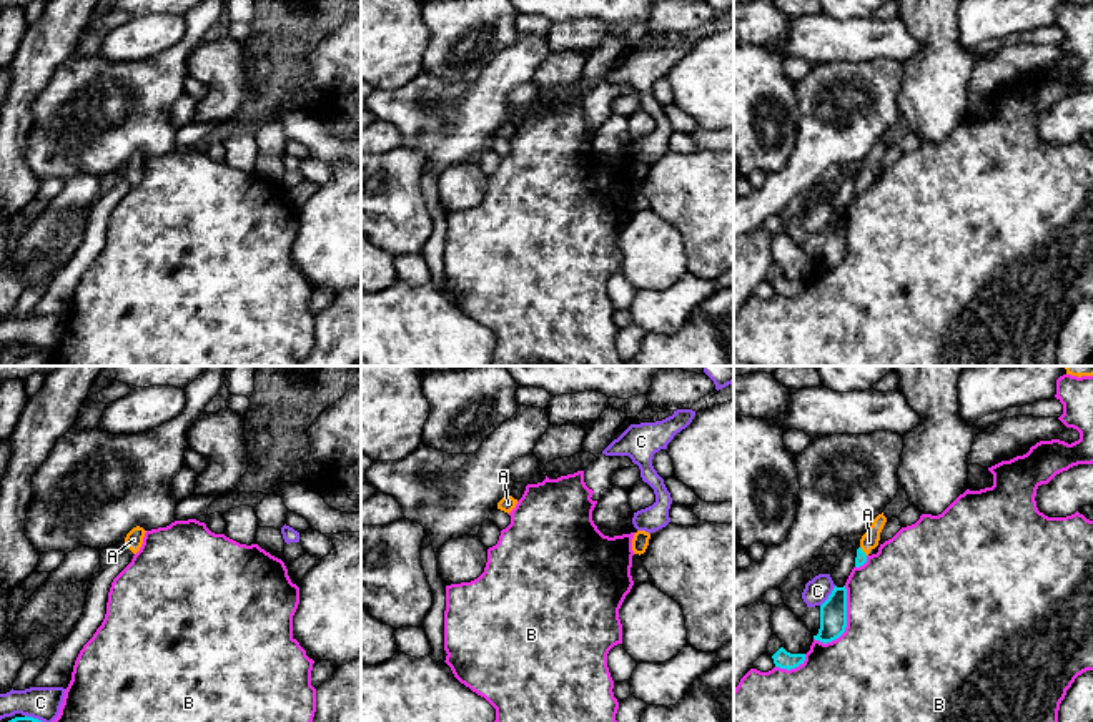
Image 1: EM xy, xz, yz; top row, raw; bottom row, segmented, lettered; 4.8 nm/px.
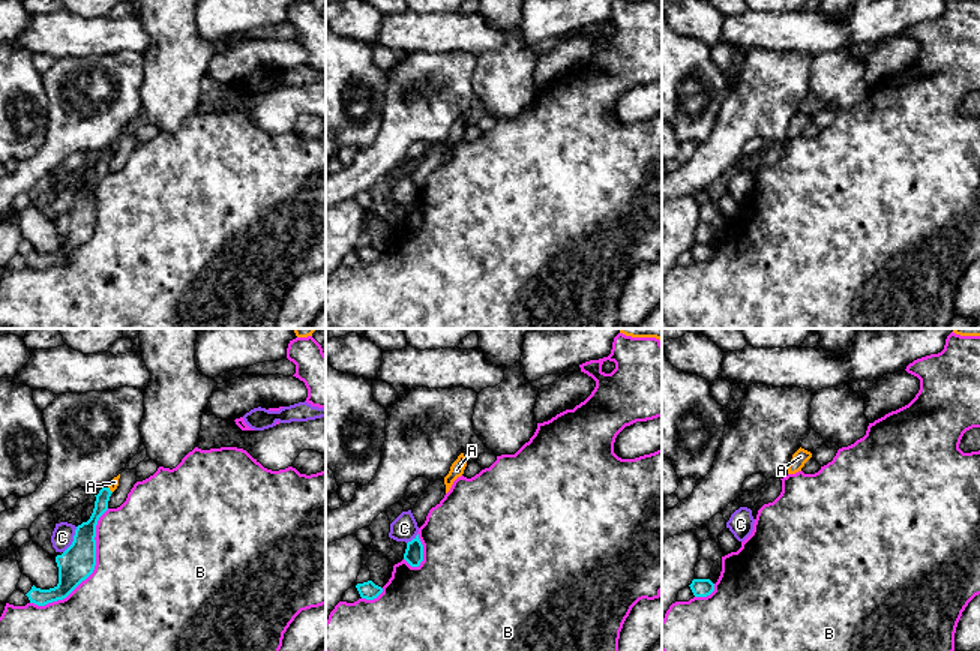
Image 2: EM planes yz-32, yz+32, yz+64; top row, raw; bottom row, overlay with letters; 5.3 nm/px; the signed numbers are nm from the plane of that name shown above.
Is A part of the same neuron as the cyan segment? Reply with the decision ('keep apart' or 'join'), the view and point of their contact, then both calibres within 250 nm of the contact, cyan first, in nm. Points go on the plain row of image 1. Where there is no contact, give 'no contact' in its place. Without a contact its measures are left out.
join | yz (862, 178) | 60/90 nm

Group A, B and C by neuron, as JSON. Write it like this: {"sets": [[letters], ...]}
{"sets": [["A"], ["B"], ["C"]]}

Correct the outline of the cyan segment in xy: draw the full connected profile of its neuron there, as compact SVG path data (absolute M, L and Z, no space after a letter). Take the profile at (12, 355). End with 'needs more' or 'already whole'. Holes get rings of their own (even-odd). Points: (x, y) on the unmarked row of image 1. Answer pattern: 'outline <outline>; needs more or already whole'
outline M27 343L25 344L15 344L15 346L0 353L0 366L12 366L18 359L22 359L32 353L40 353L40 354L47 356L50 351L45 351L38 346L27 344Z; already whole

